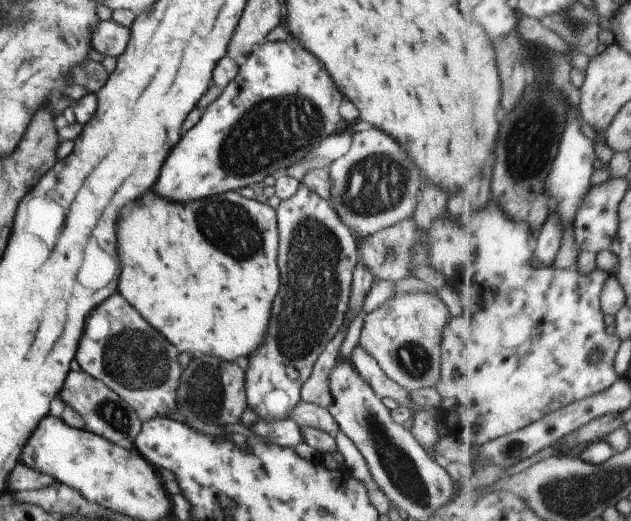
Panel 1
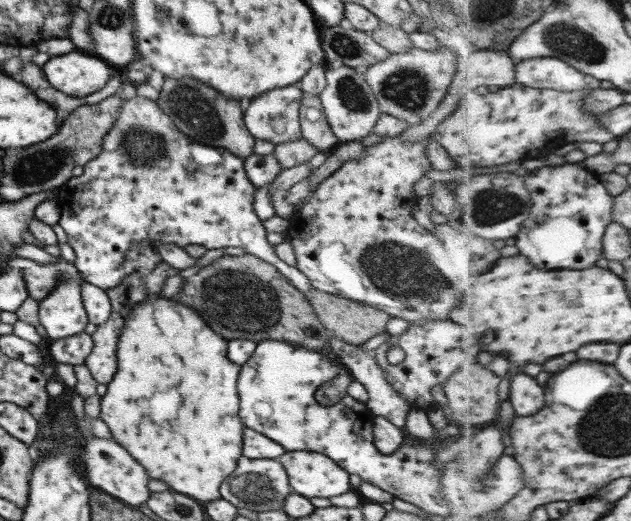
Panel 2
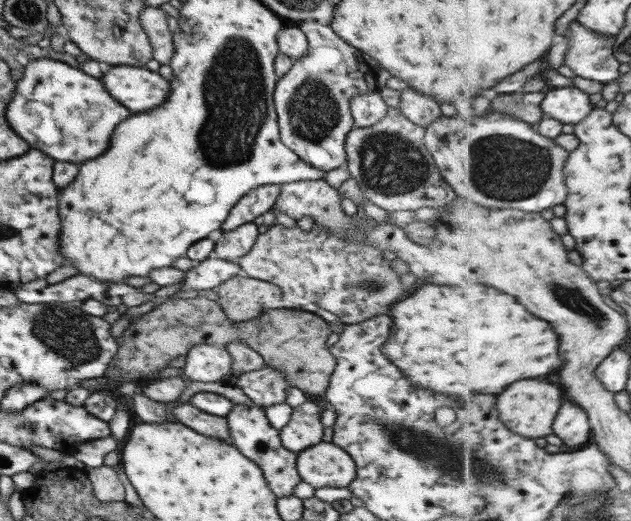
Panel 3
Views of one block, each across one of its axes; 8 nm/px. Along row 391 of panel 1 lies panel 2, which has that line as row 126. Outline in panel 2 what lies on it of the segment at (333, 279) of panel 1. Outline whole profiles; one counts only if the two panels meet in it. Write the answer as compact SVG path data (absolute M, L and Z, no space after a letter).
M290 85L284 88L276 88L252 98L244 104L243 120L244 126L255 139L266 140L272 144L284 144L292 140L300 140L301 124L299 117L300 102L304 92L296 86Z

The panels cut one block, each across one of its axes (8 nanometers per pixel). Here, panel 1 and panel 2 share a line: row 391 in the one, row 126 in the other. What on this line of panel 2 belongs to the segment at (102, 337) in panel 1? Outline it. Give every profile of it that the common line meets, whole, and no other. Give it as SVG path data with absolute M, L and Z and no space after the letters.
M136 95L126 99L118 109L114 127L102 139L102 151L90 160L80 176L72 176L60 190L60 226L67 234L67 243L74 249L75 266L83 275L115 272L124 264L126 252L138 242L150 242L154 248L161 244L176 244L183 248L200 245L212 248L238 246L248 254L272 264L303 293L312 289L310 279L298 268L278 258L275 246L267 239L262 220L254 212L254 193L258 187L244 171L243 160L230 150L198 144L186 136L152 100Z

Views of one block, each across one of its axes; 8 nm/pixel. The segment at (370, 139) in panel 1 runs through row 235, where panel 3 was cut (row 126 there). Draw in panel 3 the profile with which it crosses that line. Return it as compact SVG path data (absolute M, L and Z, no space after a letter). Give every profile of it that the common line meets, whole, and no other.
M378 90L360 93L350 99L350 112L356 128L370 128L378 124L386 116L388 108Z

